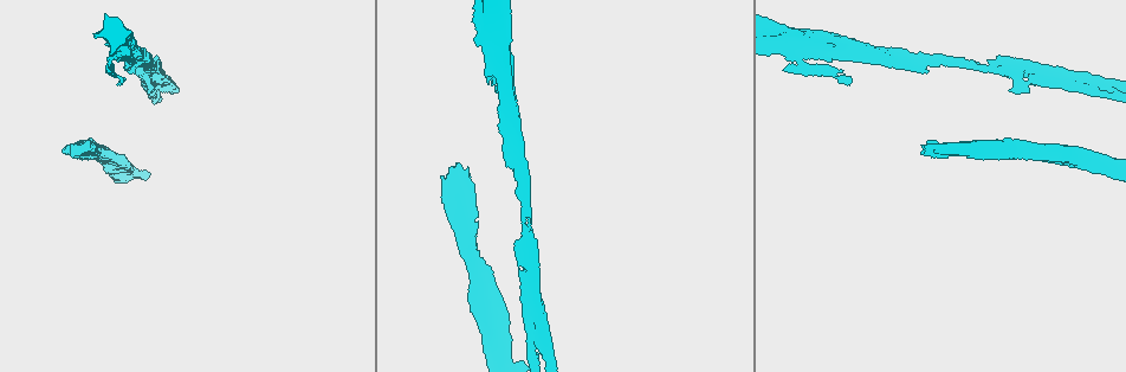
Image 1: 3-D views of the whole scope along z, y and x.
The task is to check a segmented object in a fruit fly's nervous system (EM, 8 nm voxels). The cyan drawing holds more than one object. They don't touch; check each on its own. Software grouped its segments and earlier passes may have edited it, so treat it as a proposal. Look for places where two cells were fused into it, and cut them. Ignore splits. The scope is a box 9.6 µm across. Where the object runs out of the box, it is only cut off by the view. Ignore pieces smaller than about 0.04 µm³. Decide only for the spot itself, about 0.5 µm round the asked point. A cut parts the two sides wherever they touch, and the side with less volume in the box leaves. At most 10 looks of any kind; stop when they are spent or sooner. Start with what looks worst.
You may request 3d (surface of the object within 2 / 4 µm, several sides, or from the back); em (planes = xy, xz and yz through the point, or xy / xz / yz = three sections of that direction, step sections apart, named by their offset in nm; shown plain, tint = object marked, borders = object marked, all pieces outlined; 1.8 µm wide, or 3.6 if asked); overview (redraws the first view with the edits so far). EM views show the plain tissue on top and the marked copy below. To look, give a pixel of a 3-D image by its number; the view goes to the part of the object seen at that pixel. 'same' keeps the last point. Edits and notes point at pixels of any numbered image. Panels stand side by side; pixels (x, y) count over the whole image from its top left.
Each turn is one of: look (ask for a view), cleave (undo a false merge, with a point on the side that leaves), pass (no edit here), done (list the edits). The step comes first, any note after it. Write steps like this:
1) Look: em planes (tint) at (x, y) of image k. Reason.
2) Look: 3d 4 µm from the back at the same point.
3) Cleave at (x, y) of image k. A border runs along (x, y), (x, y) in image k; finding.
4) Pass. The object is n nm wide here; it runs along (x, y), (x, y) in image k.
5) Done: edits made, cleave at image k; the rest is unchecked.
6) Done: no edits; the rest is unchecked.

Look: em planes (tint) at (530, 276) of image 1. Arms part here.

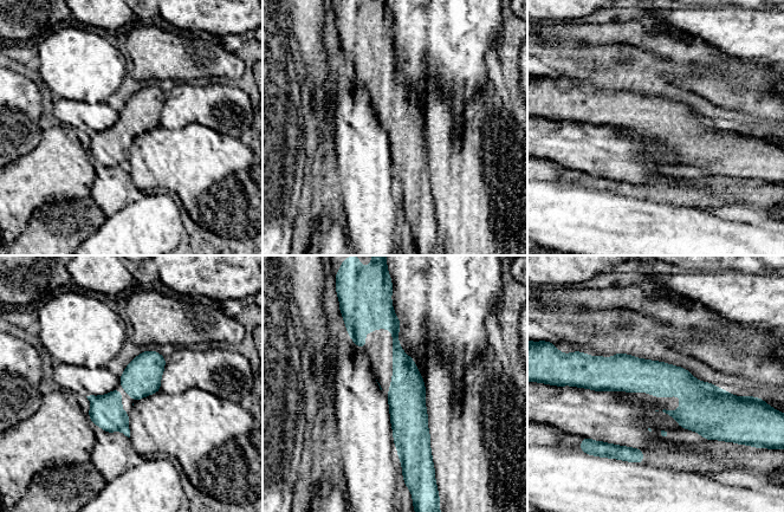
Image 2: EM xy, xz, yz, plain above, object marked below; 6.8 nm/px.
Pass. It runs along (389, 317), (407, 381), (408, 458) in image 2; continuous, no second cell.

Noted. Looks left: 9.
Look: 3d 4 µm at (533, 355) of image 1. Touches itself.

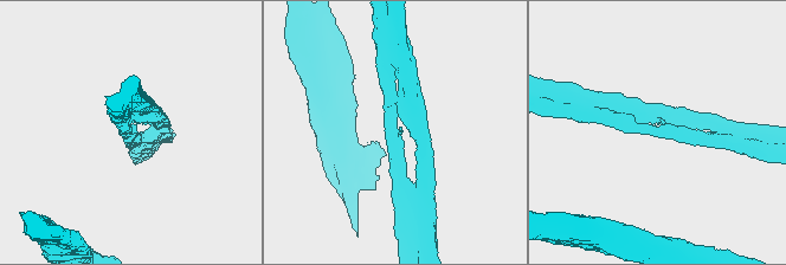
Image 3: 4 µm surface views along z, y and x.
Look: em planes (tint) at (390, 133) of image 3.

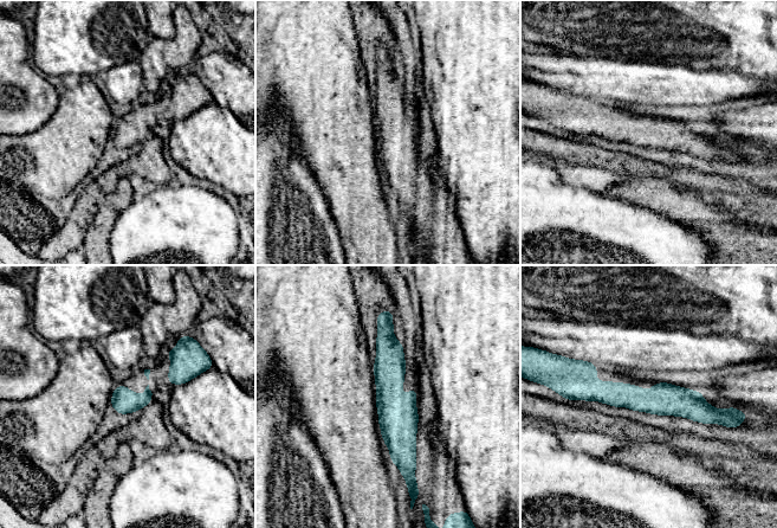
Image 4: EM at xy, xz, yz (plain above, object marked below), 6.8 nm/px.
Pass. It runs along (382, 327), (406, 467) in image 4; all the same cell.

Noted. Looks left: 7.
Look: em planes (tint) at (497, 43) of image 1. Branch point.

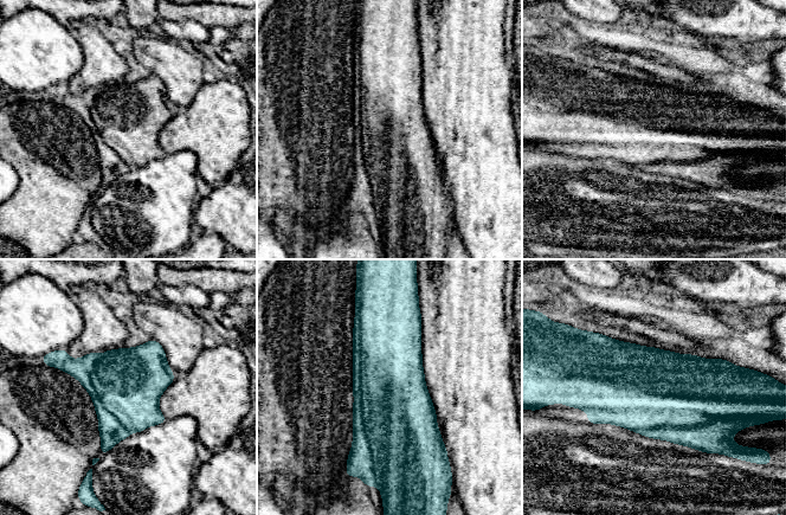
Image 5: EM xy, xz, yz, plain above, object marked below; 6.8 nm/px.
Pass. All the same cell.

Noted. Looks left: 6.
Look: em 3.6 µm xy step 8 (tint) at (1077, 156) of image 1. Arms part here.

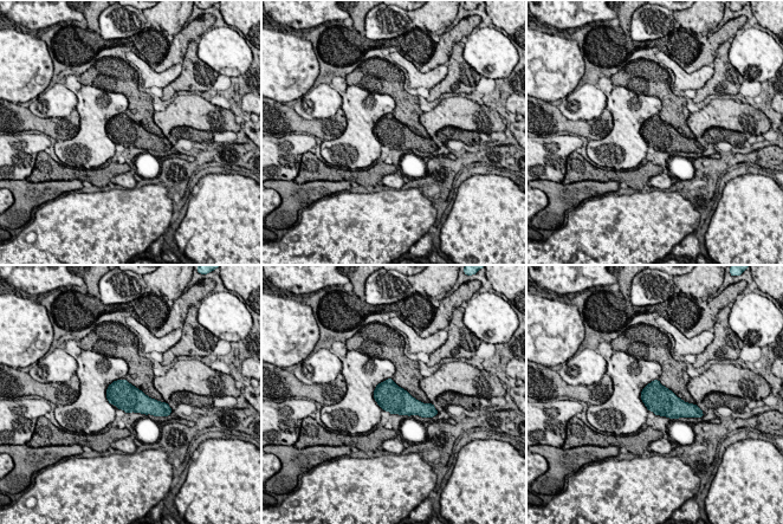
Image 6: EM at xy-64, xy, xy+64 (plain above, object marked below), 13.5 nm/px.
Look: em 3.6 µm planes (tint) at the same point. Cut it another way.

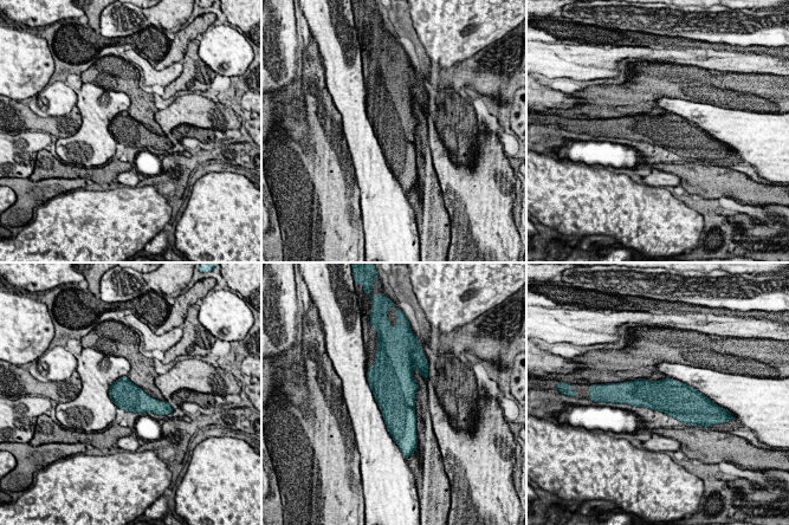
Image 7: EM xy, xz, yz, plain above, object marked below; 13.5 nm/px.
Pass. One cell here.

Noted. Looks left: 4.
Done: no edits; the rest is unchecked.

